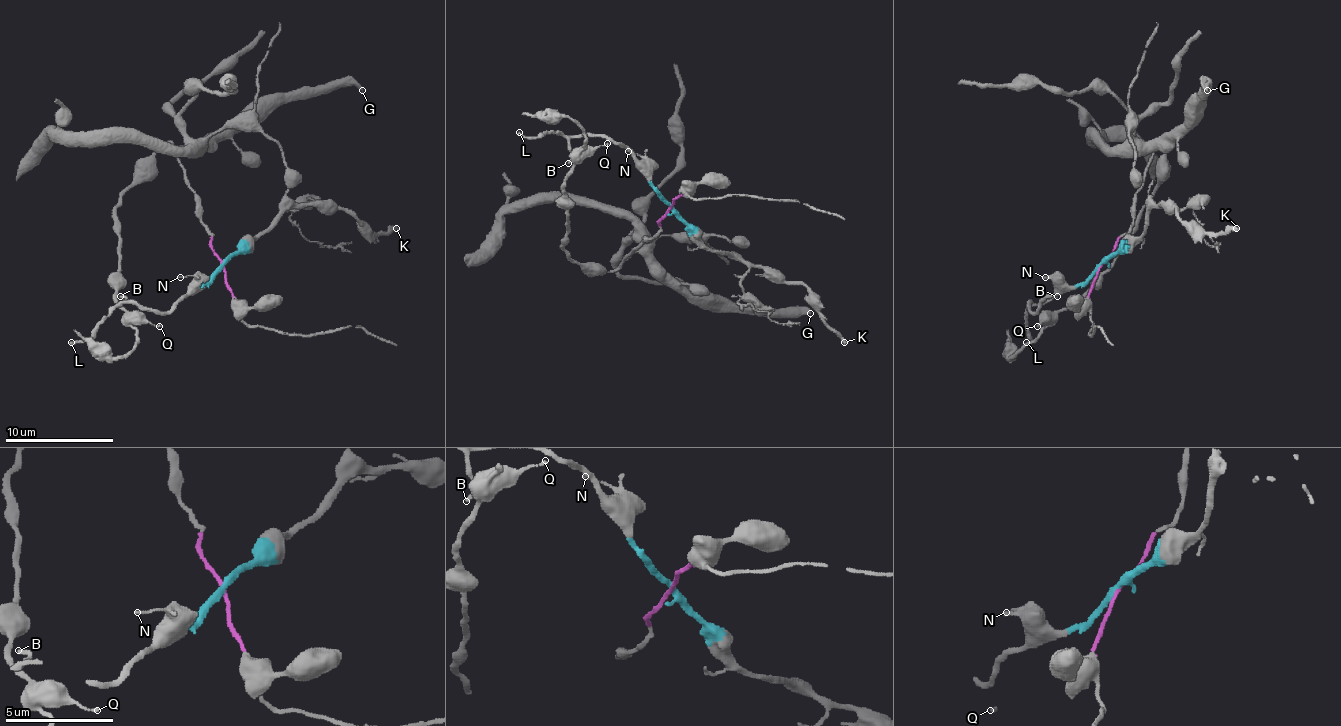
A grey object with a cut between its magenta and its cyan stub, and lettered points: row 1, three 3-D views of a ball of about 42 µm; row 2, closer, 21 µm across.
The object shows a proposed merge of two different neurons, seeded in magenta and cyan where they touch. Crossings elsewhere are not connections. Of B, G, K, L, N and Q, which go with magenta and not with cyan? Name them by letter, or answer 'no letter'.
G, Q

